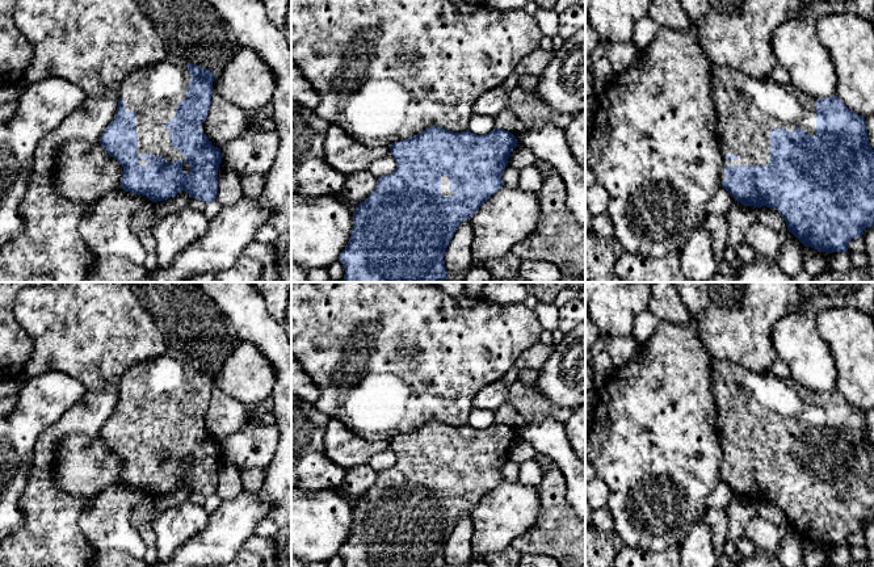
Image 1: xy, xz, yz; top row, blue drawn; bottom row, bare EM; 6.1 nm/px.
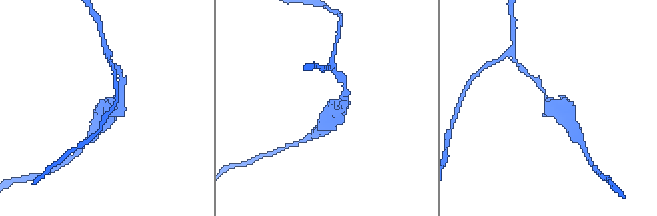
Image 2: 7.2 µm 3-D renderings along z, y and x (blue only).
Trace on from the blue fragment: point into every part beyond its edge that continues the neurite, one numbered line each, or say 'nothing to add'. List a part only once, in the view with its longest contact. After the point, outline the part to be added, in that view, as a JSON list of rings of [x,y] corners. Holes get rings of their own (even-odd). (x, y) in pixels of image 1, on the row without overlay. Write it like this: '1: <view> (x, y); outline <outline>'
1: xy (152, 387); outline [[[167,349],[154,360],[131,366],[118,382],[125,406],[135,407],[139,459],[150,458],[140,453],[142,448],[161,449],[167,455],[185,455],[181,445],[172,440],[169,424],[164,419],[177,410],[177,398],[186,394],[192,371],[186,357],[177,349]]]

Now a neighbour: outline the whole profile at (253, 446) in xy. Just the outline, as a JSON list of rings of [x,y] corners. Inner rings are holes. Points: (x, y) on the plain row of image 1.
[[[256,415],[236,433],[220,442],[222,457],[238,470],[262,469],[272,462],[280,440],[278,428],[262,424]]]

